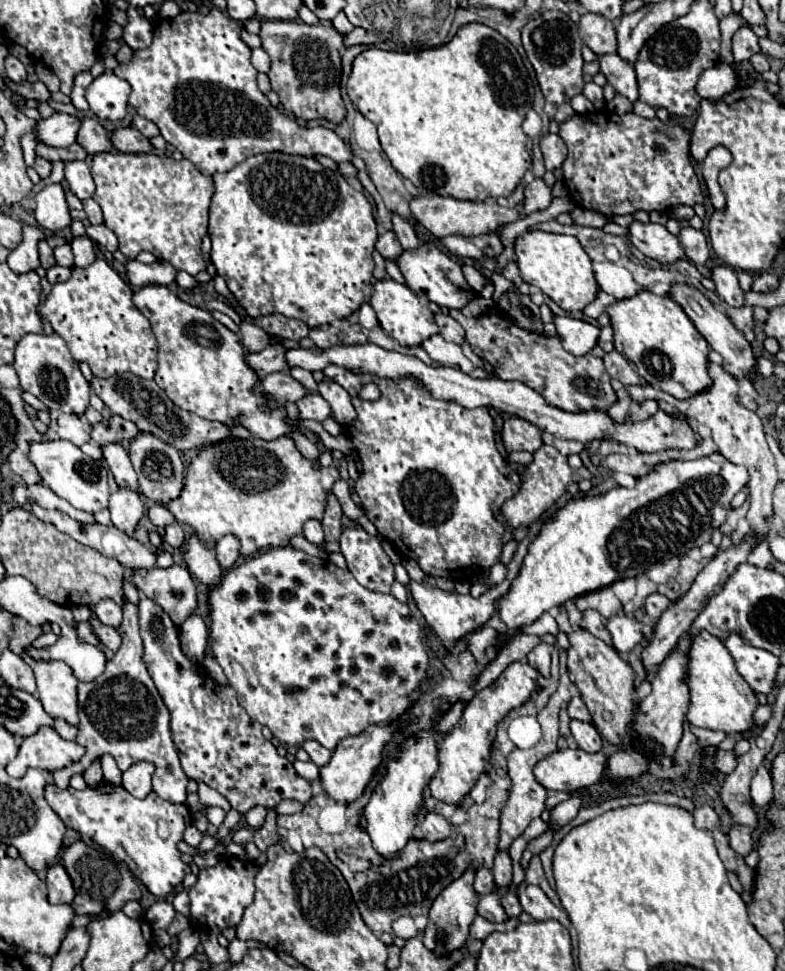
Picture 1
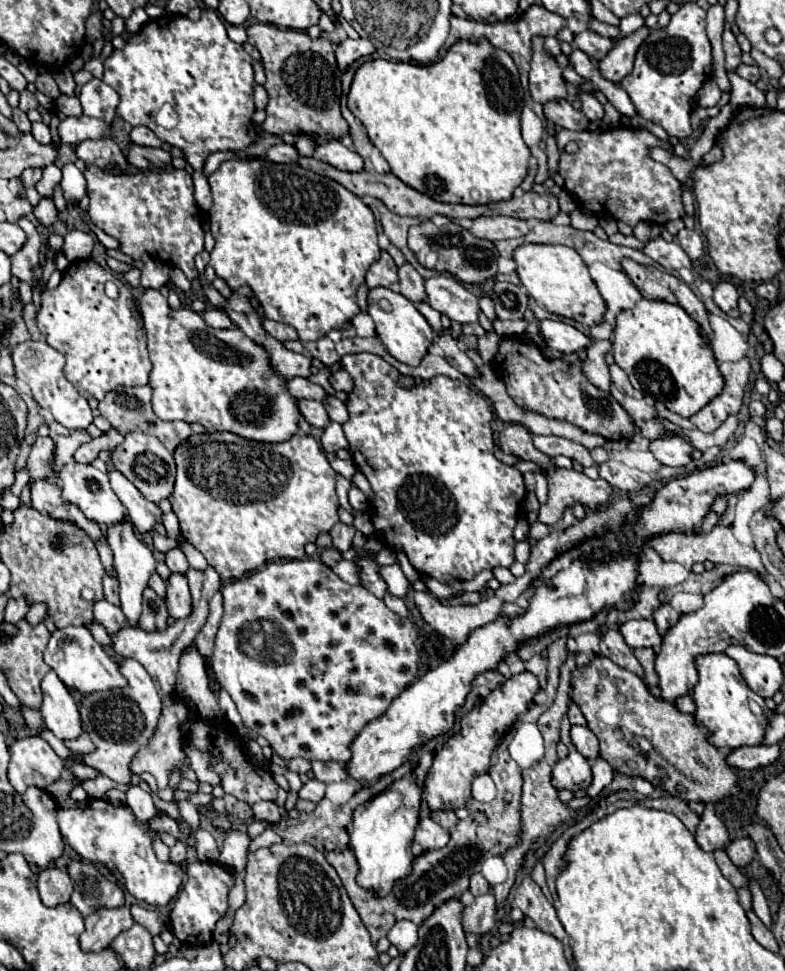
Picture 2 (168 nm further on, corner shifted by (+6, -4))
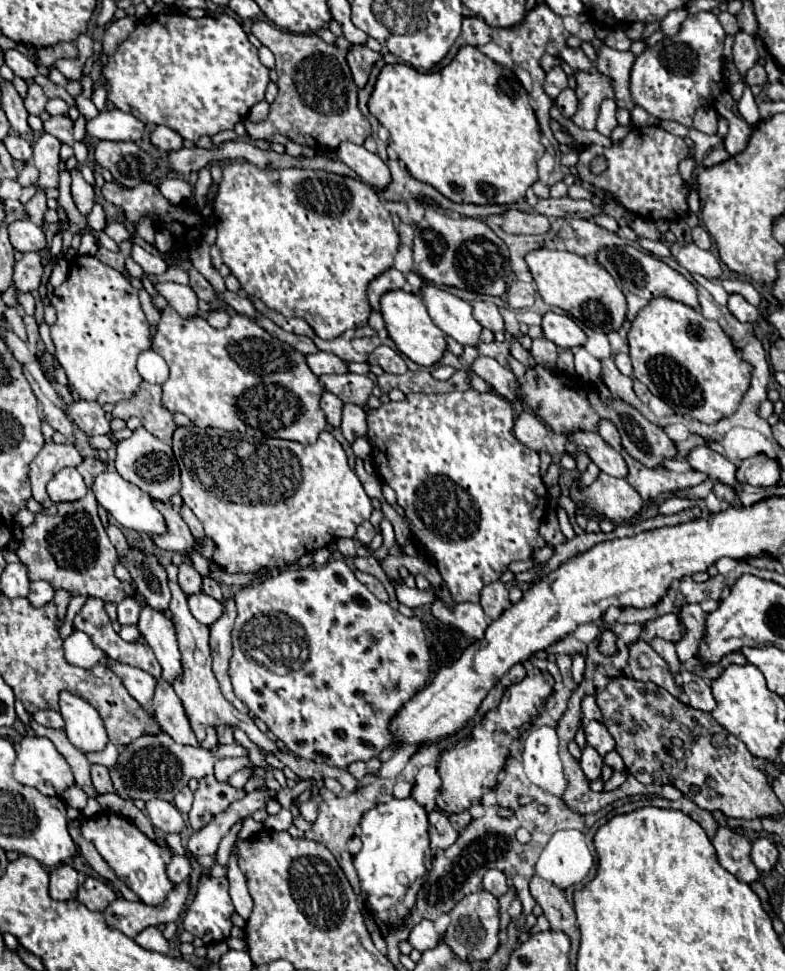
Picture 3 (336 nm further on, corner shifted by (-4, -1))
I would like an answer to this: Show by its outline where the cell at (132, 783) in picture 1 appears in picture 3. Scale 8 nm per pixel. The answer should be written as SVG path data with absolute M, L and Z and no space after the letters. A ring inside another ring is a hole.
M153 798L147 802L147 814L149 814L149 820L153 822L155 830L159 832L181 832L185 828L185 822L181 818L181 812L165 802L165 800L159 800L159 798Z

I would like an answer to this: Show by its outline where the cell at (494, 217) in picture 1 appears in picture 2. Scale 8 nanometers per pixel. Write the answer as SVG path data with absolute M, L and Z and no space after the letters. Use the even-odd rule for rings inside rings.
M497 215L497 217L477 217L477 219L473 219L473 225L471 225L469 231L479 239L499 241L499 239L523 237L529 231L529 227L523 219Z

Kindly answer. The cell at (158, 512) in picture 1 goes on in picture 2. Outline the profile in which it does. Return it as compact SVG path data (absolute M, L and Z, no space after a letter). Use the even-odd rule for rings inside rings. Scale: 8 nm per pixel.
M177 533L177 537L175 537L177 541L179 541L179 545L181 545L181 551L185 553L185 557L187 557L187 561L189 561L189 565L191 567L195 567L195 569L205 569L207 567L207 561L205 561L205 557L191 545L191 543L187 543L185 539L183 539L183 535L181 533Z

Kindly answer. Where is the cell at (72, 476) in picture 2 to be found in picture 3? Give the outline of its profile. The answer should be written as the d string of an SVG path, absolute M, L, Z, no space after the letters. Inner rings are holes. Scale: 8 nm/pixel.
M107 470L103 474L97 476L95 484L93 484L93 492L97 496L97 502L127 530L135 530L139 534L149 534L149 536L157 536L157 534L165 534L167 532L167 524L163 514L153 506L153 500L149 498L149 494L145 494L141 488L133 486L131 482L123 480L115 470Z

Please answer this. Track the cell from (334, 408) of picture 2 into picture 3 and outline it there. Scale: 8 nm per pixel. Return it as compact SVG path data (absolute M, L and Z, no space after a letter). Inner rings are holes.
M345 404L343 408L343 424L341 432L349 444L355 442L355 438L363 438L367 434L367 414L363 408L355 404Z

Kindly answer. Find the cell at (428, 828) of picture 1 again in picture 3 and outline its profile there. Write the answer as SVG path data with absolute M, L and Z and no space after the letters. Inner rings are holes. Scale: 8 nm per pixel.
M433 810L429 814L429 838L431 848L443 848L443 850L457 840L457 830L451 826L449 818L439 810Z

